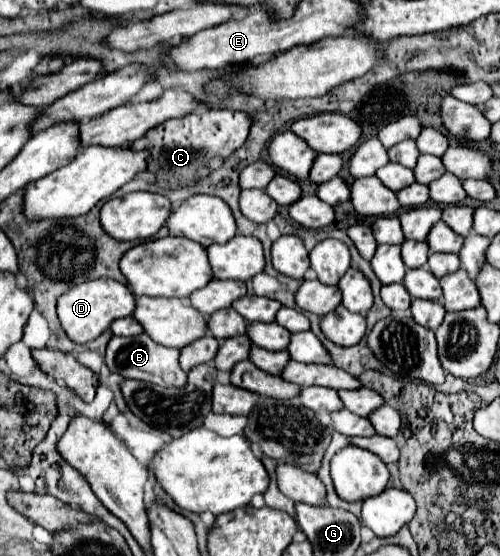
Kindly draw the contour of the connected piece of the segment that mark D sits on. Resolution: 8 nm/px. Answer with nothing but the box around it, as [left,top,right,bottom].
[57,279,135,343]

